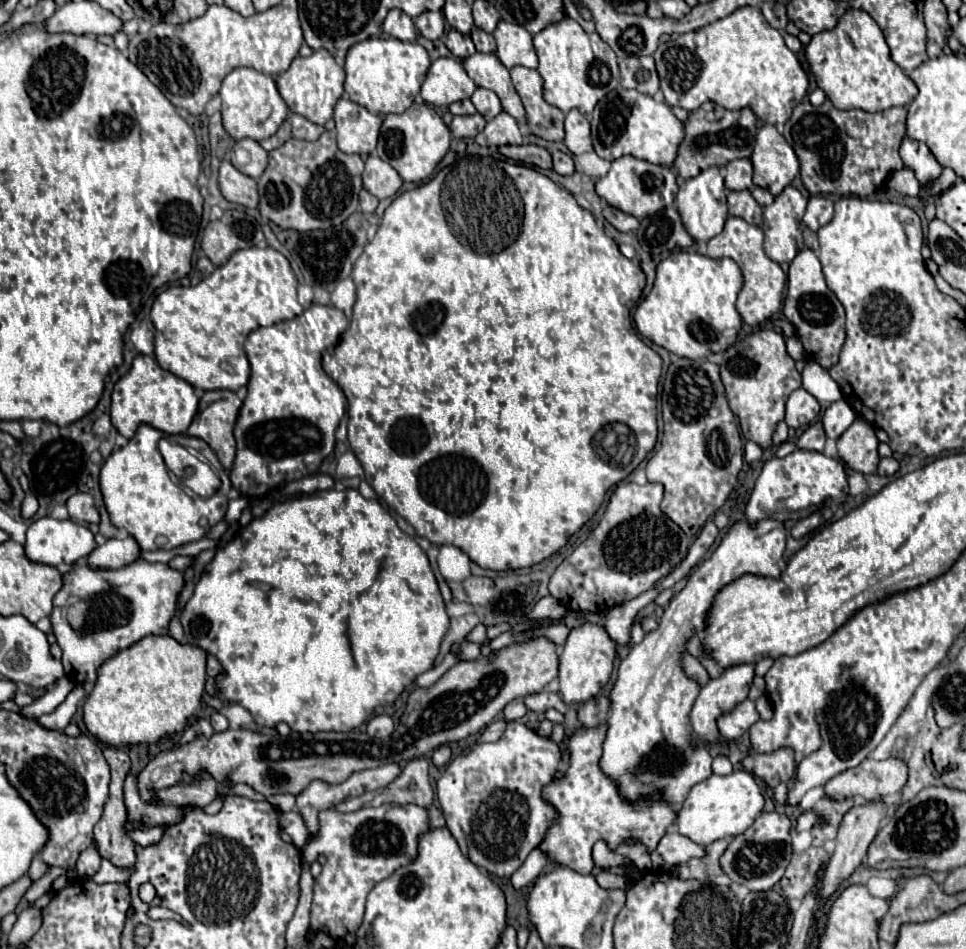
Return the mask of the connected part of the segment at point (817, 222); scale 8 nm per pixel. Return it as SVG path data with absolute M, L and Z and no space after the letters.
M815 195L815 197L809 197L809 199L811 201L807 205L803 221L811 231L817 231L819 227L823 227L825 223L831 221L833 201L831 201L831 197L823 197L823 195Z

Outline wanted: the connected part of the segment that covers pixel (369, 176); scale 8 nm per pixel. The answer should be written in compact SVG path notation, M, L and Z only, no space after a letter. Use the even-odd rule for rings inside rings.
M371 155L365 161L365 171L363 171L363 187L375 195L377 199L393 197L401 189L403 181L399 173L385 161L381 161L377 155Z

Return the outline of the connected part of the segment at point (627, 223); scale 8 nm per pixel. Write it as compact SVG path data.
M605 207L603 209L603 217L617 229L617 231L623 231L623 233L629 233L629 231L637 231L639 229L639 219L615 209L615 207Z

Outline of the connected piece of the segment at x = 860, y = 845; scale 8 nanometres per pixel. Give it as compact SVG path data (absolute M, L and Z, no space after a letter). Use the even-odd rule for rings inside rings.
M883 801L879 803L873 803L873 805L861 805L861 807L853 807L841 821L841 827L839 827L839 835L835 839L837 843L837 849L835 853L831 855L829 859L829 865L827 865L827 873L825 873L825 879L823 879L823 889L821 889L821 899L819 899L819 907L827 907L827 901L831 899L831 895L839 889L839 885L861 865L861 861L865 859L867 855L867 849L871 845L871 841L877 837L881 825L883 825L883 819L887 815L887 805Z

